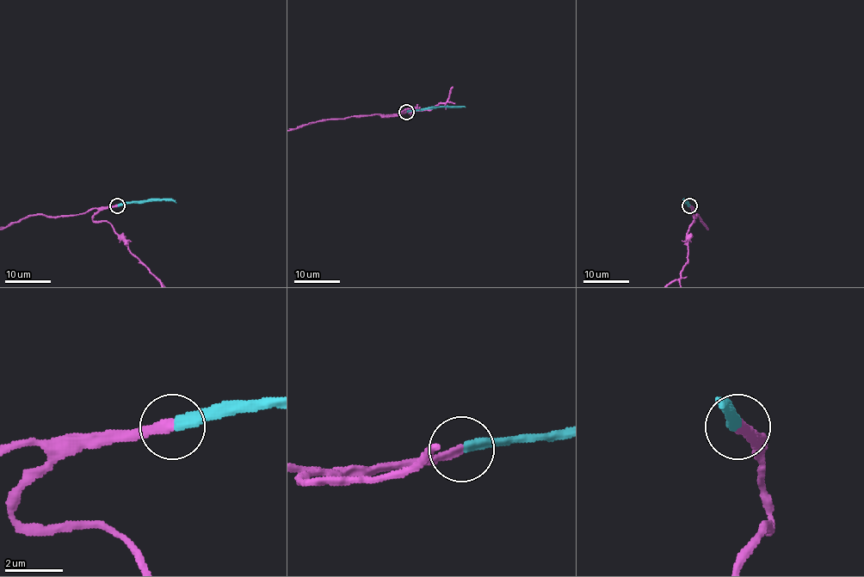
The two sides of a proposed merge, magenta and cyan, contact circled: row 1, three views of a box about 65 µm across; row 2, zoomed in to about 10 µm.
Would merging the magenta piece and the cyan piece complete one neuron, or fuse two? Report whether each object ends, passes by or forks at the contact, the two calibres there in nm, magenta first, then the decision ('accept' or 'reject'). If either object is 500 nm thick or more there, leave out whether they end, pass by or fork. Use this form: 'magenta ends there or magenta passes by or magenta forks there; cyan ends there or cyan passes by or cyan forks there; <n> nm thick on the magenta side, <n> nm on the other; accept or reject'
magenta ends there; cyan ends there; 320 nm thick on the magenta side, 340 nm on the other; accept

